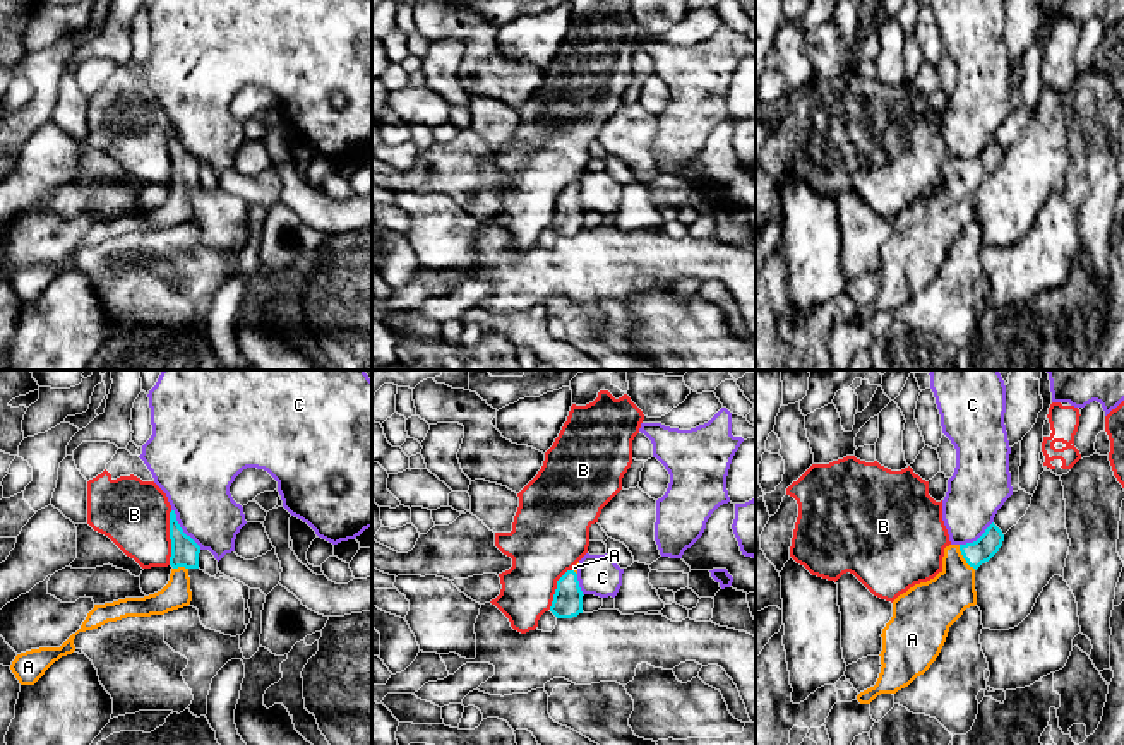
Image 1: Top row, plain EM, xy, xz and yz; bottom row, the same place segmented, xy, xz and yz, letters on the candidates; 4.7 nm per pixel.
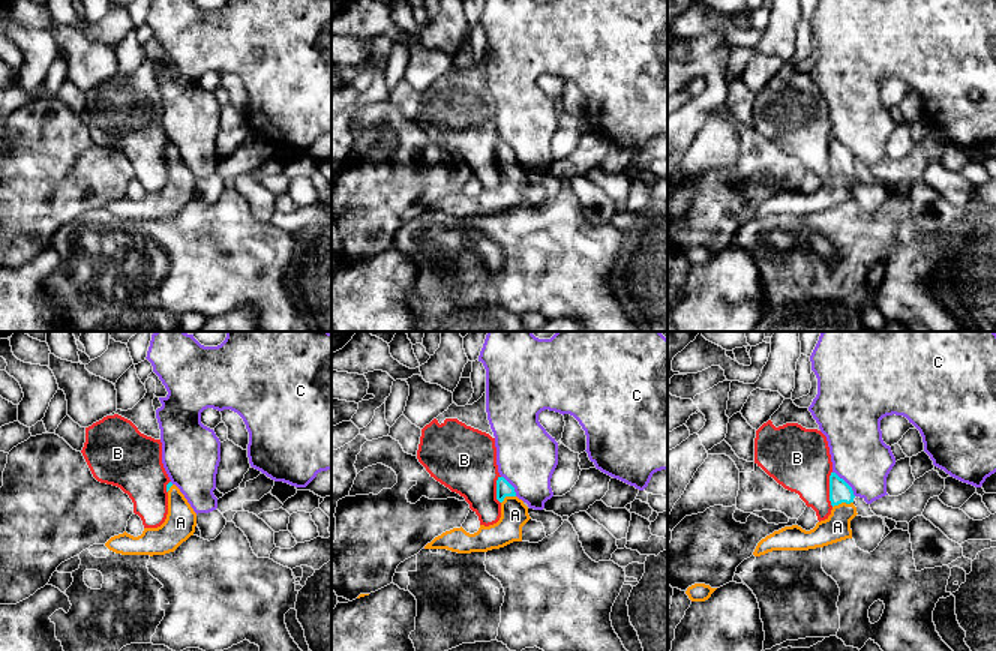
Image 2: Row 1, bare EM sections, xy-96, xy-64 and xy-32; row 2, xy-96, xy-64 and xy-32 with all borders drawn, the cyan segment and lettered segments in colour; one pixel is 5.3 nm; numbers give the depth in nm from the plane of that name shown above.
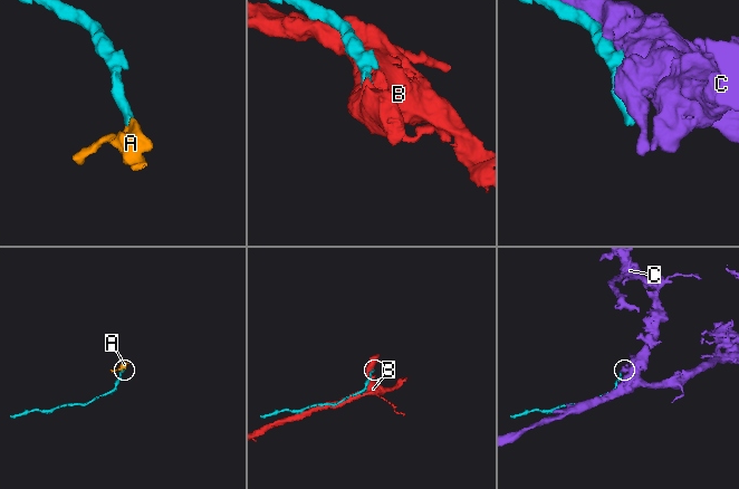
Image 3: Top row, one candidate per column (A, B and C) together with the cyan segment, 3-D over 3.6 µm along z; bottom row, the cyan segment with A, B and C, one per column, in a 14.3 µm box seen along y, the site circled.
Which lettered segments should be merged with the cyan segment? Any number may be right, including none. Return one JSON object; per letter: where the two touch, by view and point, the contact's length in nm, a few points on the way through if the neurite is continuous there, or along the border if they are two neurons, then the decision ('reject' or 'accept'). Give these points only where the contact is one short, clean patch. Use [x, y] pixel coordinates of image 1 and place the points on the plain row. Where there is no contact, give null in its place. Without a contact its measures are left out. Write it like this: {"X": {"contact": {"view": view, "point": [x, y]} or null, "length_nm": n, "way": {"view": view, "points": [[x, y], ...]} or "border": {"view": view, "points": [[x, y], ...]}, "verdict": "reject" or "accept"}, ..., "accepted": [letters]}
{"A": {"contact": {"view": "yz", "point": [963, 173]}, "length_nm": 150, "way": {"view": "yz", "points": [[979, 168], [963, 173], [955, 202], [938, 220]]}, "verdict": "accept"}, "B": {"contact": {"view": "xy", "point": [170, 154]}, "length_nm": 260, "verdict": "reject"}, "C": {"contact": {"view": "xy", "point": [182, 146]}, "length_nm": 240, "verdict": "reject"}, "accepted": ["A"]}

